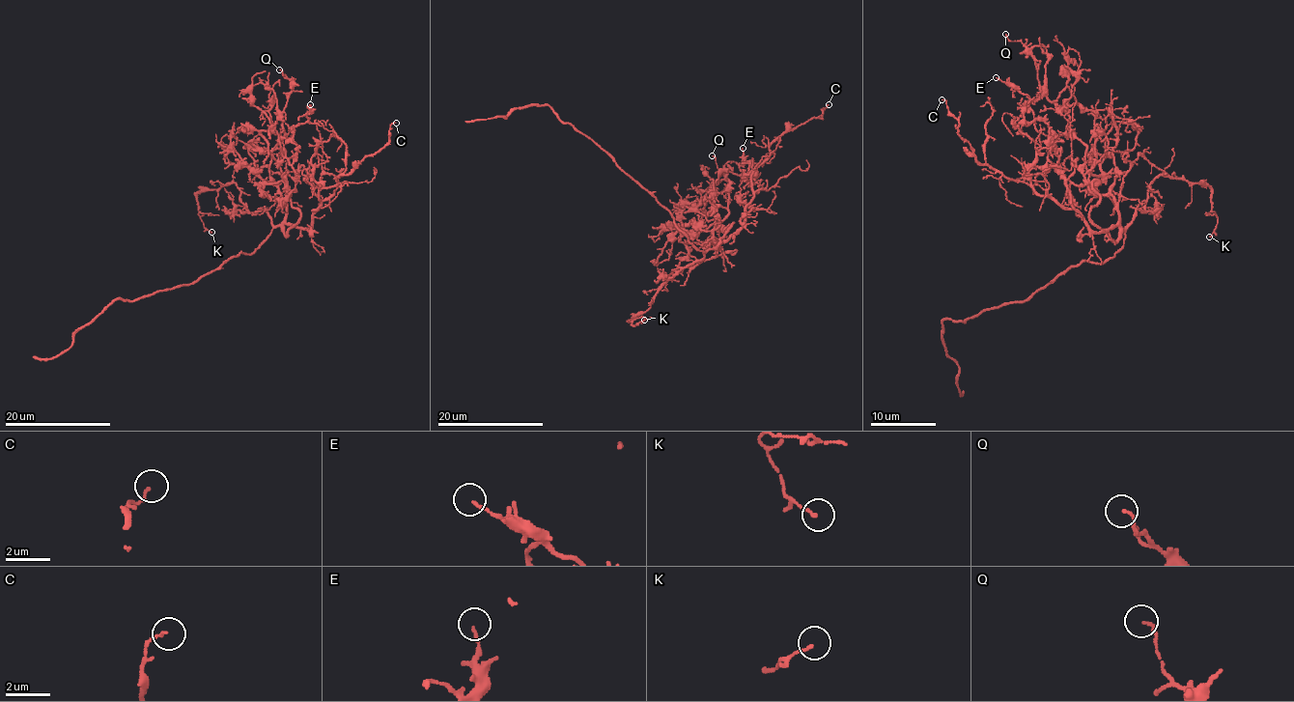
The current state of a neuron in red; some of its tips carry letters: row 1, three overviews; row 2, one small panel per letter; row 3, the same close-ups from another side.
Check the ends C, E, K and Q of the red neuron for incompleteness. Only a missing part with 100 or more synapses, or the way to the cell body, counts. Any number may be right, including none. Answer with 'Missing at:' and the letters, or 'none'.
Missing at: none

